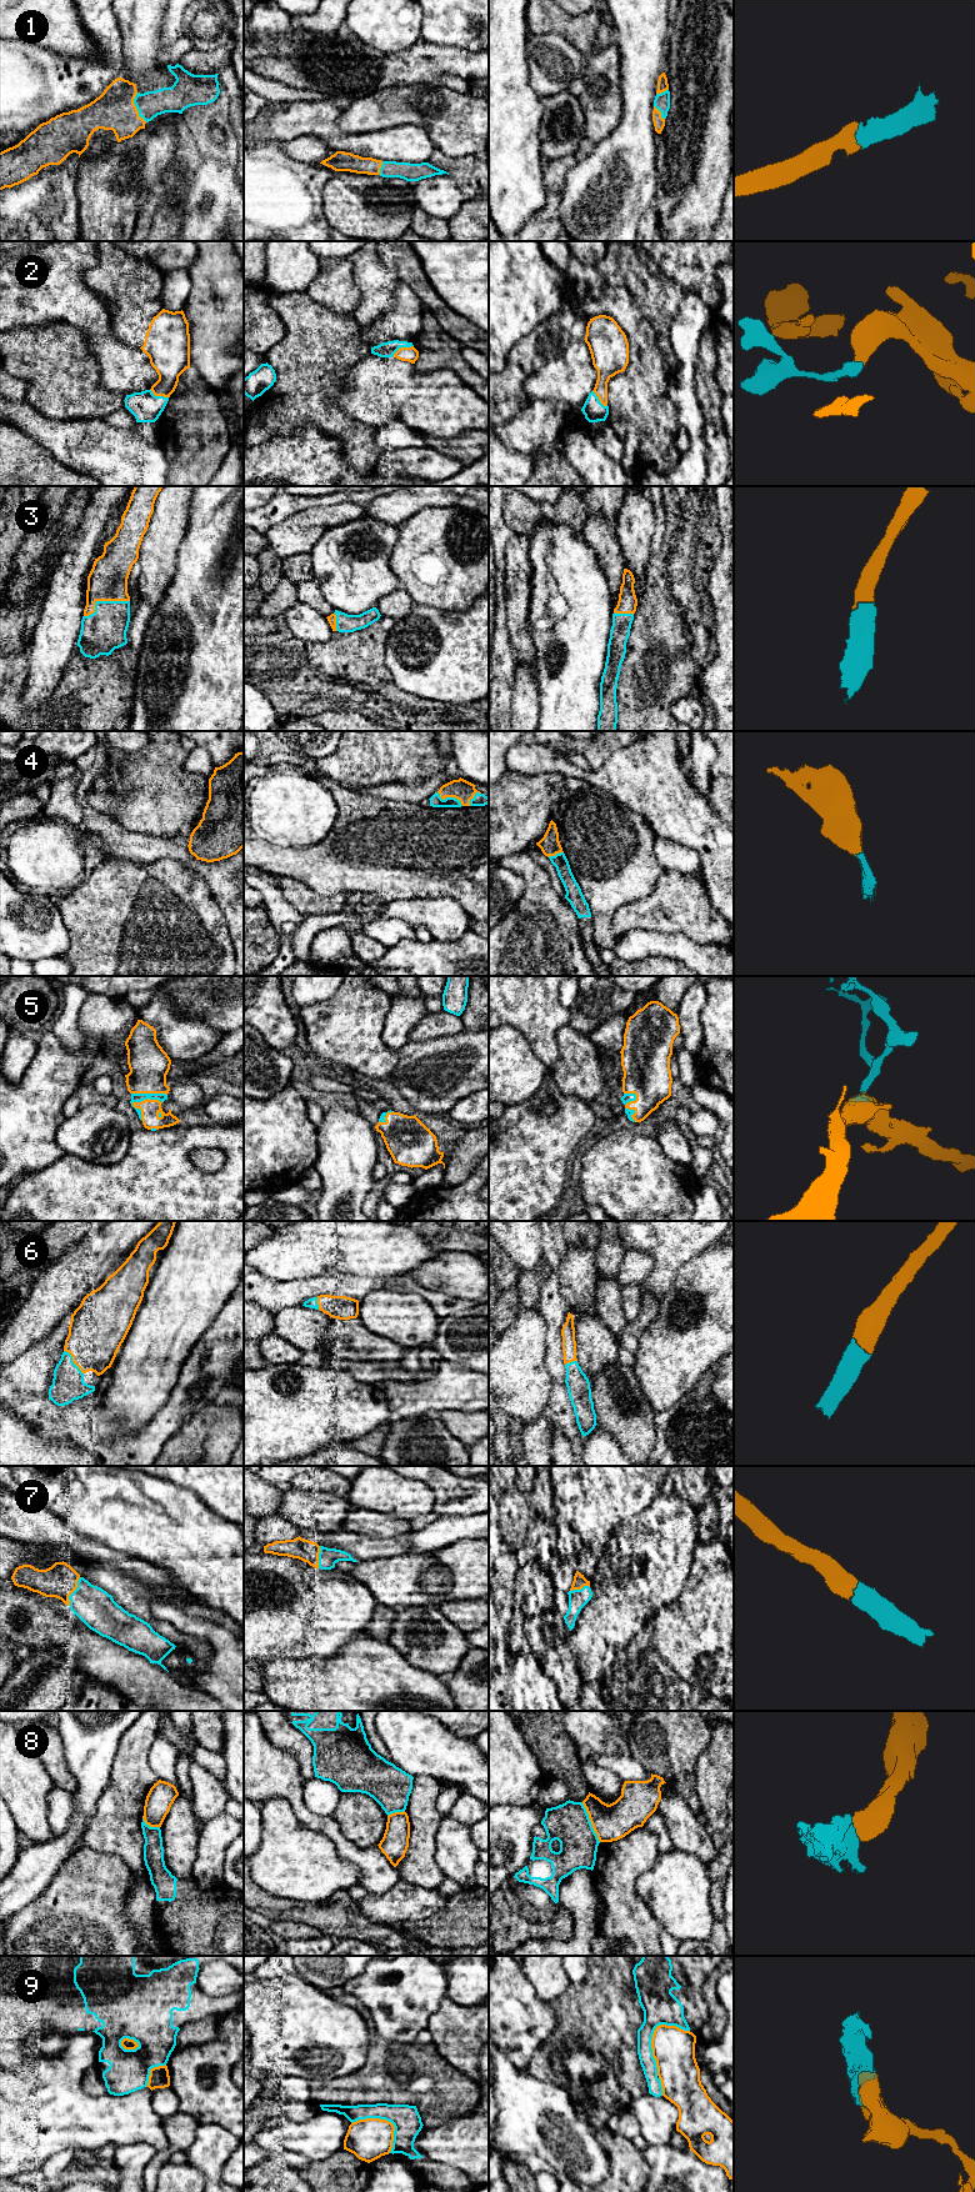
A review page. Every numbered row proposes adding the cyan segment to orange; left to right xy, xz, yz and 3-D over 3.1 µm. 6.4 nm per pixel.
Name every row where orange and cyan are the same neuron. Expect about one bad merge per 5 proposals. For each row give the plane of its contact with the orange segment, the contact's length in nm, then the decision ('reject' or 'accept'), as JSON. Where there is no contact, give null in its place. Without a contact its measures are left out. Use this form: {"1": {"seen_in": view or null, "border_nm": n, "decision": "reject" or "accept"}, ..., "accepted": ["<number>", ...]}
{"1": {"seen_in": "xy", "border_nm": 200, "decision": "accept"}, "2": {"seen_in": "xz", "border_nm": 150, "decision": "accept"}, "3": {"seen_in": "xy", "border_nm": 320, "decision": "accept"}, "4": {"seen_in": "xz", "border_nm": 200, "decision": "accept"}, "5": {"seen_in": "xy", "border_nm": 220, "decision": "accept"}, "6": {"seen_in": "xy", "border_nm": 200, "decision": "accept"}, "7": {"seen_in": "xy", "border_nm": 200, "decision": "accept"}, "8": {"seen_in": "yz", "border_nm": 280, "decision": "reject"}, "9": {"seen_in": "yz", "border_nm": 360, "decision": "reject"}, "accepted": ["1", "2", "3", "4", "5", "6", "7"]}

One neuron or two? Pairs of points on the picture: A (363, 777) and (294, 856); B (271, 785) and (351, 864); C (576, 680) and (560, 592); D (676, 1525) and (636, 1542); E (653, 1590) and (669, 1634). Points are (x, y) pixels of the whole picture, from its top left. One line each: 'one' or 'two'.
A: two
B: one
C: one
D: one
E: two

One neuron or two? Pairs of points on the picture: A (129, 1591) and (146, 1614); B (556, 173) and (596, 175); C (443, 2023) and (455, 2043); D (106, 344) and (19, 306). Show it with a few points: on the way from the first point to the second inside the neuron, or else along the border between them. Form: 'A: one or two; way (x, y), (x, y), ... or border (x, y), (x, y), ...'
A: one; way (133, 1596), (141, 1609)
B: two; border (576, 161), (565, 178), (560, 203)
C: one; way (448, 2028), (455, 2038)
D: one; way (85, 323), (69, 306), (40, 306)

